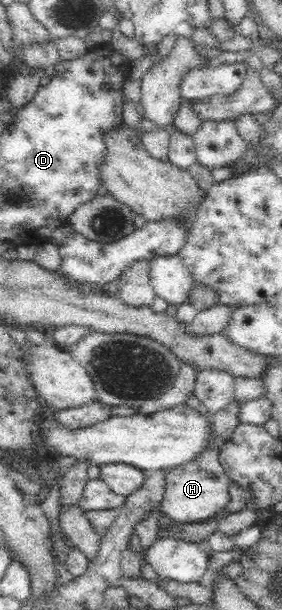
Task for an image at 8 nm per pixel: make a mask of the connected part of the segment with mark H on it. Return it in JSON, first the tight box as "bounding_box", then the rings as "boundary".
{"bounding_box":[160,442,231,524],"boundary":[[[210,442],[194,461],[167,471],[165,493],[160,504],[162,512],[172,522],[178,524],[199,523],[213,519],[229,505],[230,483],[231,480],[219,463],[218,450],[214,442]]]}

